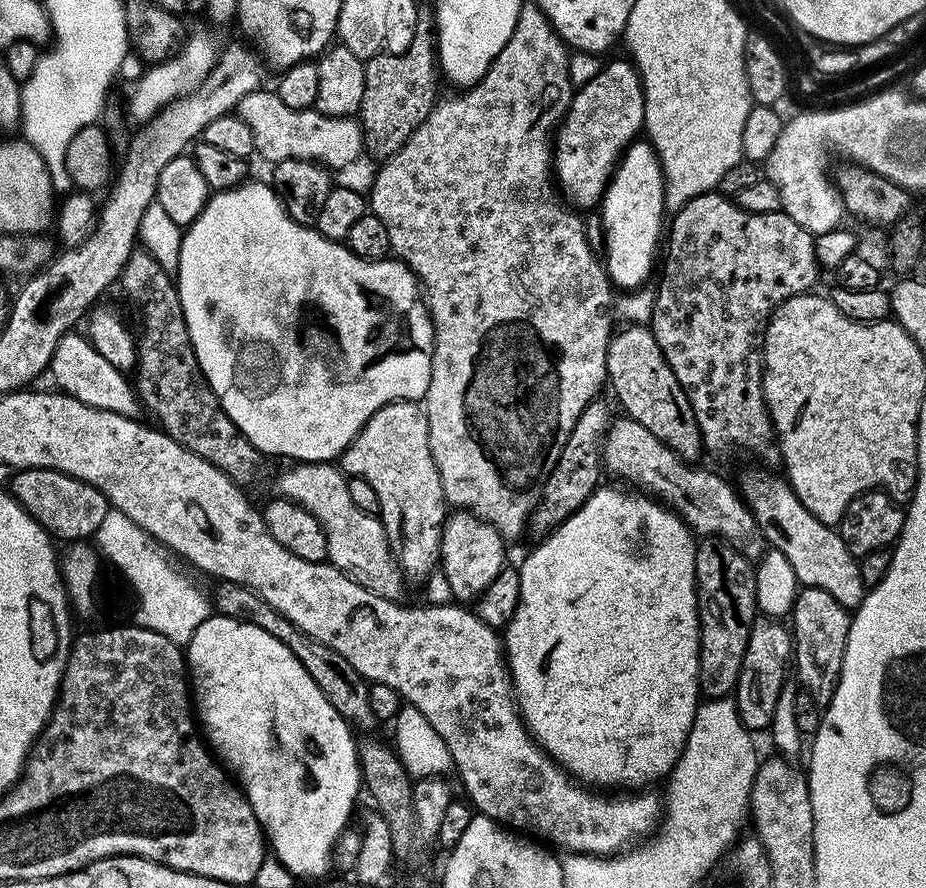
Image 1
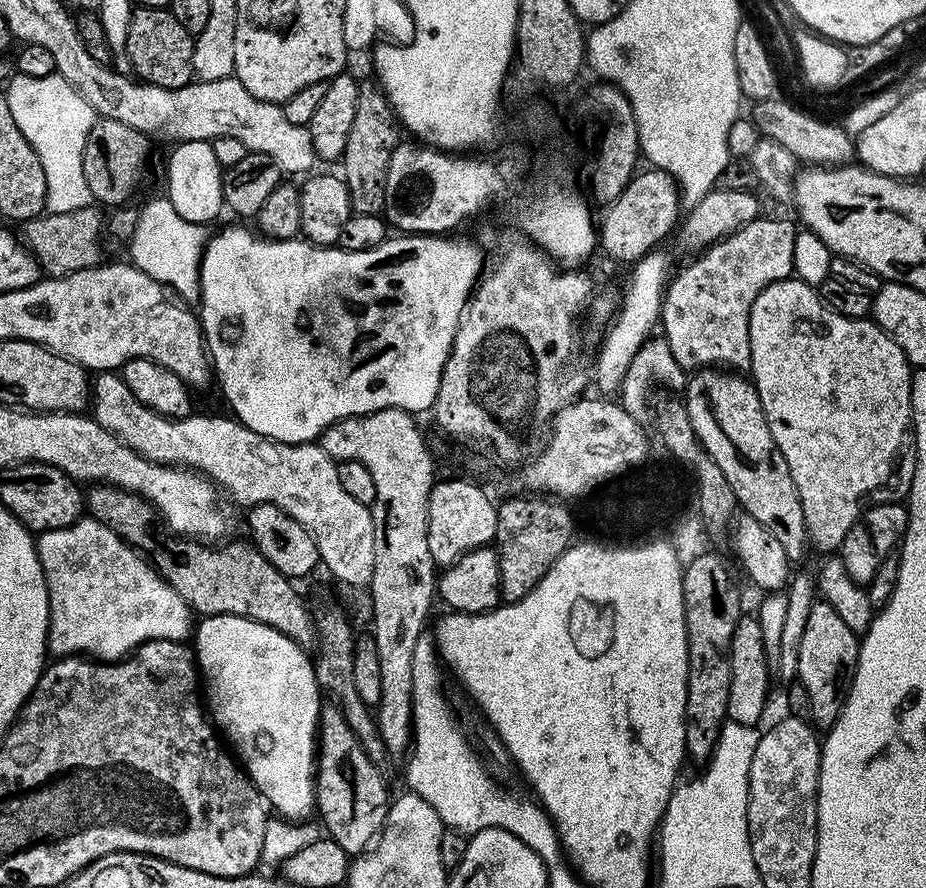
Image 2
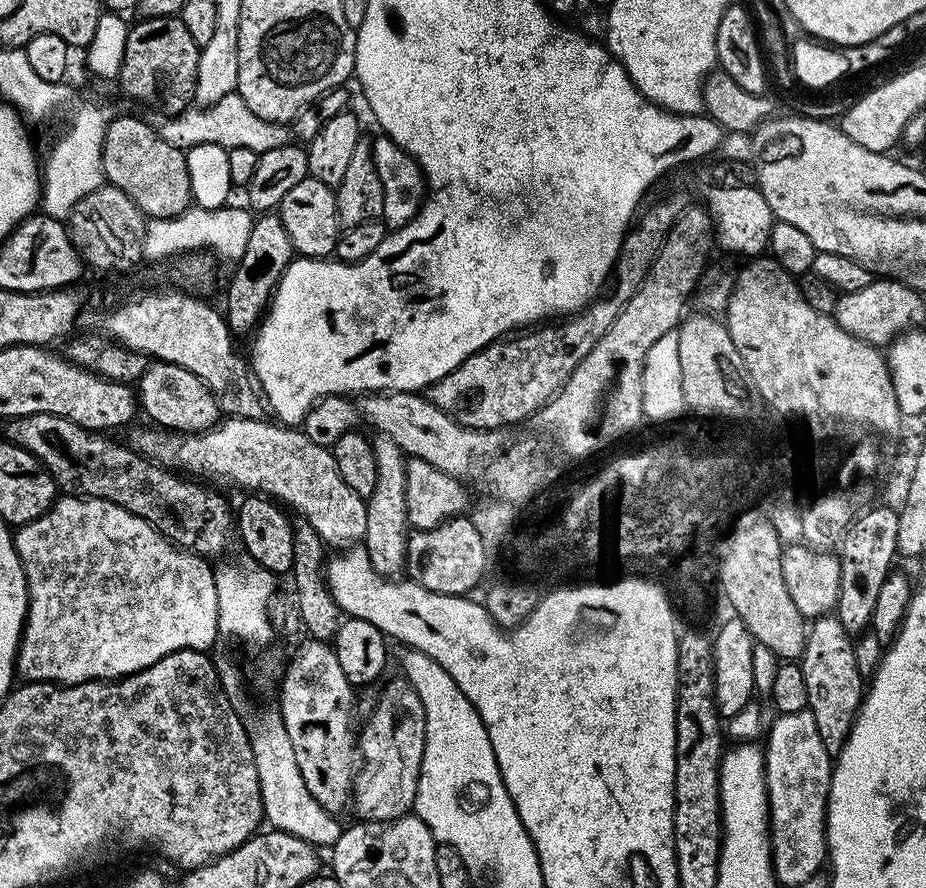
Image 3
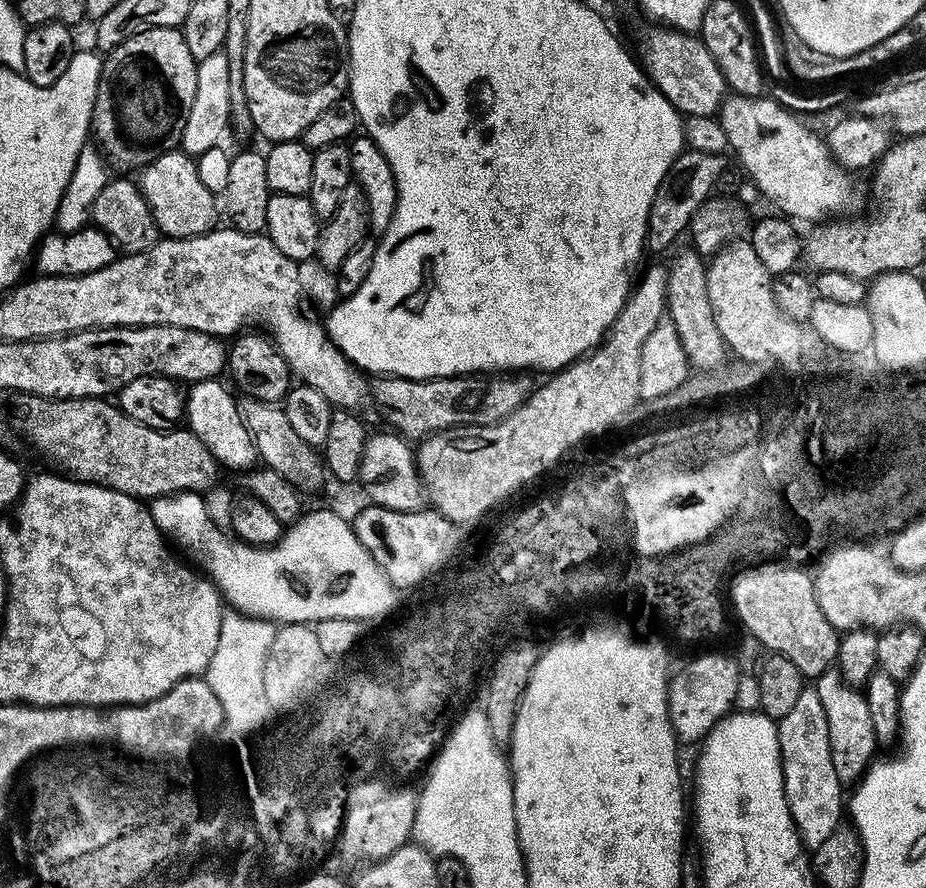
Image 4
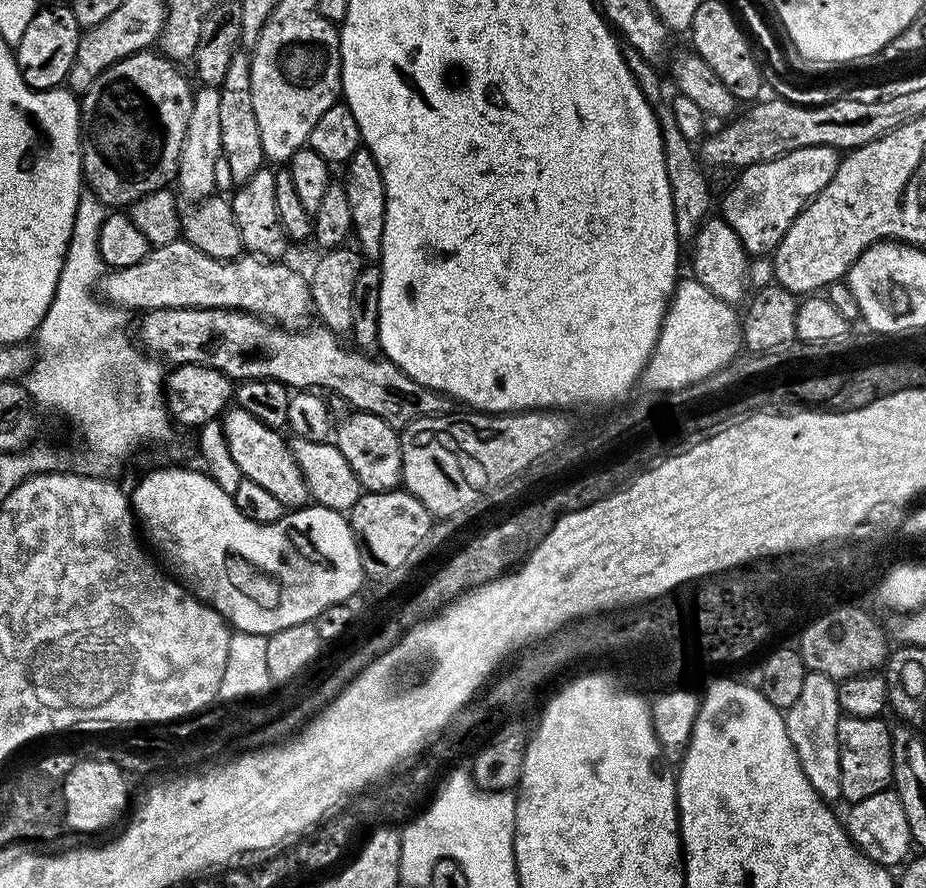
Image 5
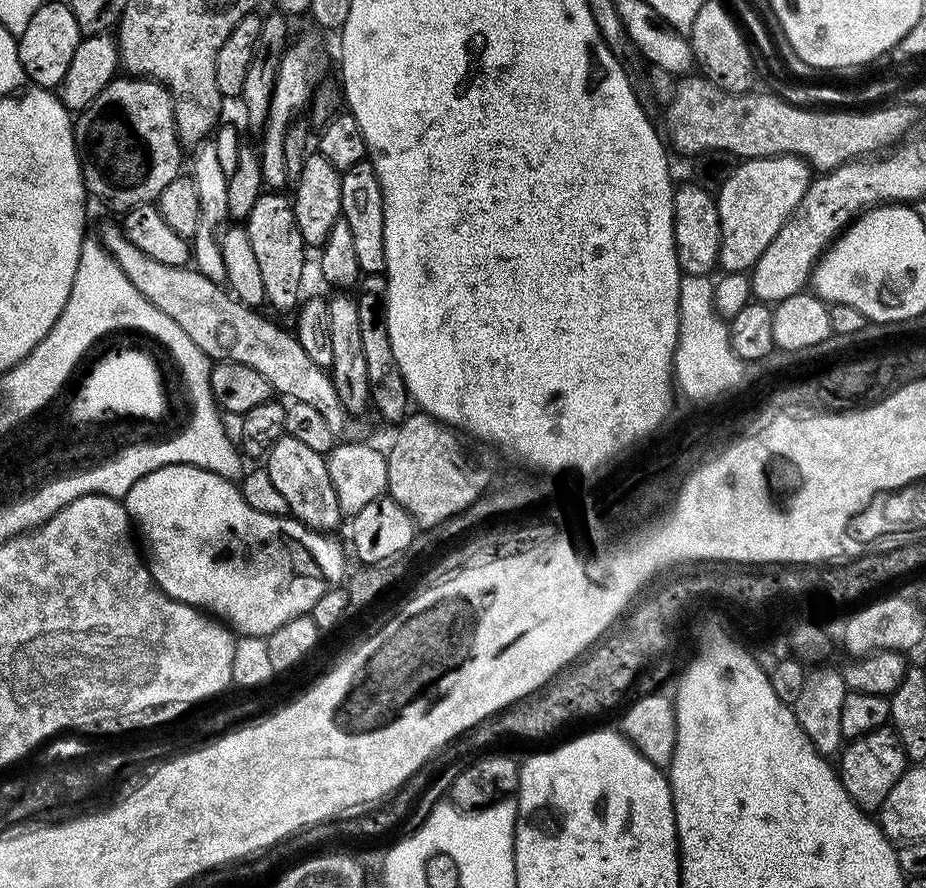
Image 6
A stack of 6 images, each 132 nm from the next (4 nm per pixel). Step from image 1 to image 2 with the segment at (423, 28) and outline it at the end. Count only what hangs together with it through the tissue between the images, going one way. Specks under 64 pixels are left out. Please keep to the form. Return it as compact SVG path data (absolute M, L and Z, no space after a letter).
M361 79L354 123L350 126L350 134L346 134L346 150L342 157L342 175L350 190L353 212L383 213L386 202L386 170L390 170L390 154L394 154L394 146L398 146L401 139L402 125L397 120L384 89L375 79Z

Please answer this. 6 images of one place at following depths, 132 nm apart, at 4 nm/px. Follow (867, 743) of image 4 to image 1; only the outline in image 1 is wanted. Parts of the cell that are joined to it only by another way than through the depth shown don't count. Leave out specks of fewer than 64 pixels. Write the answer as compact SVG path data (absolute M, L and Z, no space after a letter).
M801 587L790 613L790 631L794 645L794 672L800 675L798 684L814 698L814 702L827 706L834 698L834 690L842 674L842 658L850 634L852 616L847 608L835 601L826 590Z

